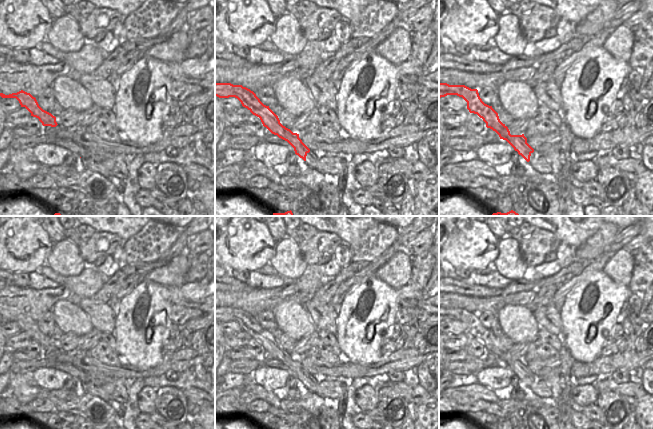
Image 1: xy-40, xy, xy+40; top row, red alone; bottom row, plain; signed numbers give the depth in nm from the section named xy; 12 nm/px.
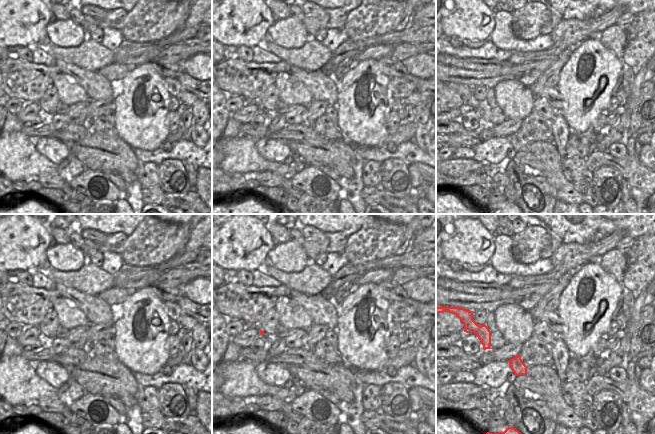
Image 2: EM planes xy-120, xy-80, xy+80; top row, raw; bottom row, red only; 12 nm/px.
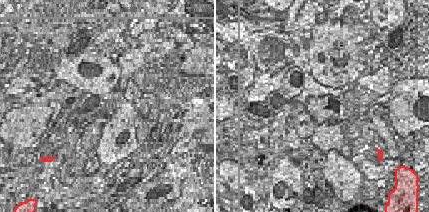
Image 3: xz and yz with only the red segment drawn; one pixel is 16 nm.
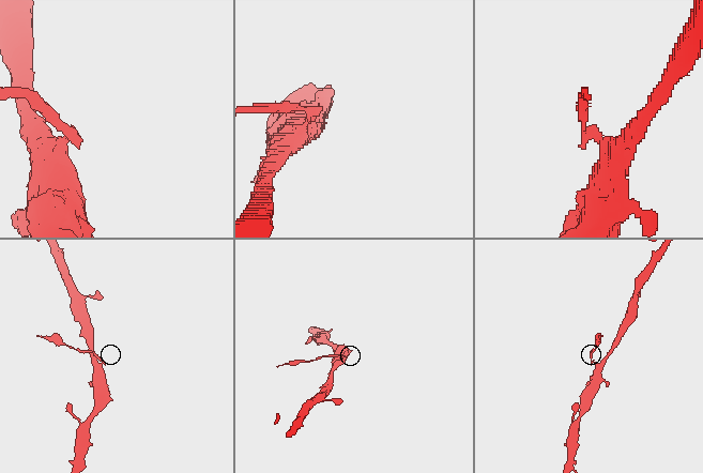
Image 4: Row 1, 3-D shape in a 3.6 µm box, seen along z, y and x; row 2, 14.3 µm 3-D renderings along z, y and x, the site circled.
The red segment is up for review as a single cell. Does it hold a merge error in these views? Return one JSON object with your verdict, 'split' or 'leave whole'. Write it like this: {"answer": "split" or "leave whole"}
{"answer": "split"}

